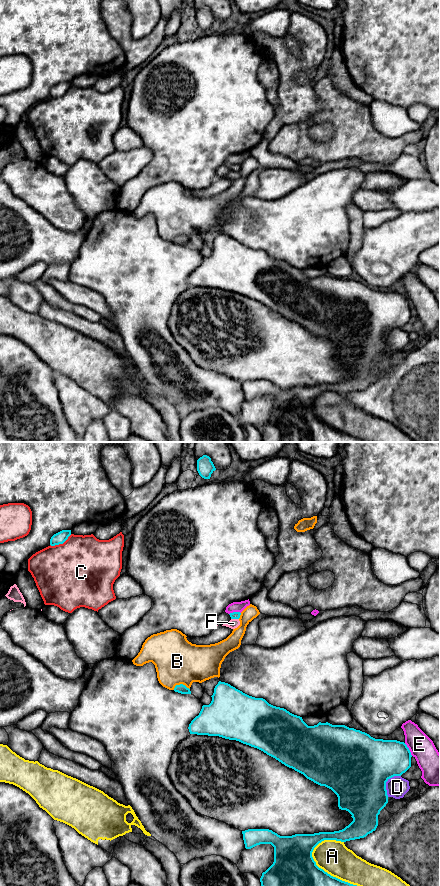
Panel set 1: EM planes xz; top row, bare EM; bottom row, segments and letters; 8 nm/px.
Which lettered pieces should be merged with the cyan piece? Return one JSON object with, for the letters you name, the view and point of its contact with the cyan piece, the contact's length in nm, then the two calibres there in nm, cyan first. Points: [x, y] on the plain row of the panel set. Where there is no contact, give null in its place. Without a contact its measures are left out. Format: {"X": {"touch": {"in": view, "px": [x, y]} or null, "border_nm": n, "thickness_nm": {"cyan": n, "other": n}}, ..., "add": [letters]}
{"add": []}

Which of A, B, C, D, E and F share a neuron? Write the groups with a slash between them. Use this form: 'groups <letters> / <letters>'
groups A / B / C / D / E / F

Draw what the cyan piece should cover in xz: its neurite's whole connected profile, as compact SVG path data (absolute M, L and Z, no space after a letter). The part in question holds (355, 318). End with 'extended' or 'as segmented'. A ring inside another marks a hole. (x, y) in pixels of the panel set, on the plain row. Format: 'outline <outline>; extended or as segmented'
outline M221 233L211 249L211 255L203 257L199 267L189 276L190 286L219 288L263 303L314 335L331 341L338 349L339 361L348 363L353 370L344 381L334 384L280 388L269 381L242 383L246 401L260 396L274 399L274 414L260 430L262 442L366 442L319 420L312 404L324 392L346 394L364 390L376 382L378 367L388 355L386 334L411 319L412 307L407 297L397 292L375 291L345 277L319 274L308 278L302 269Z; as segmented

